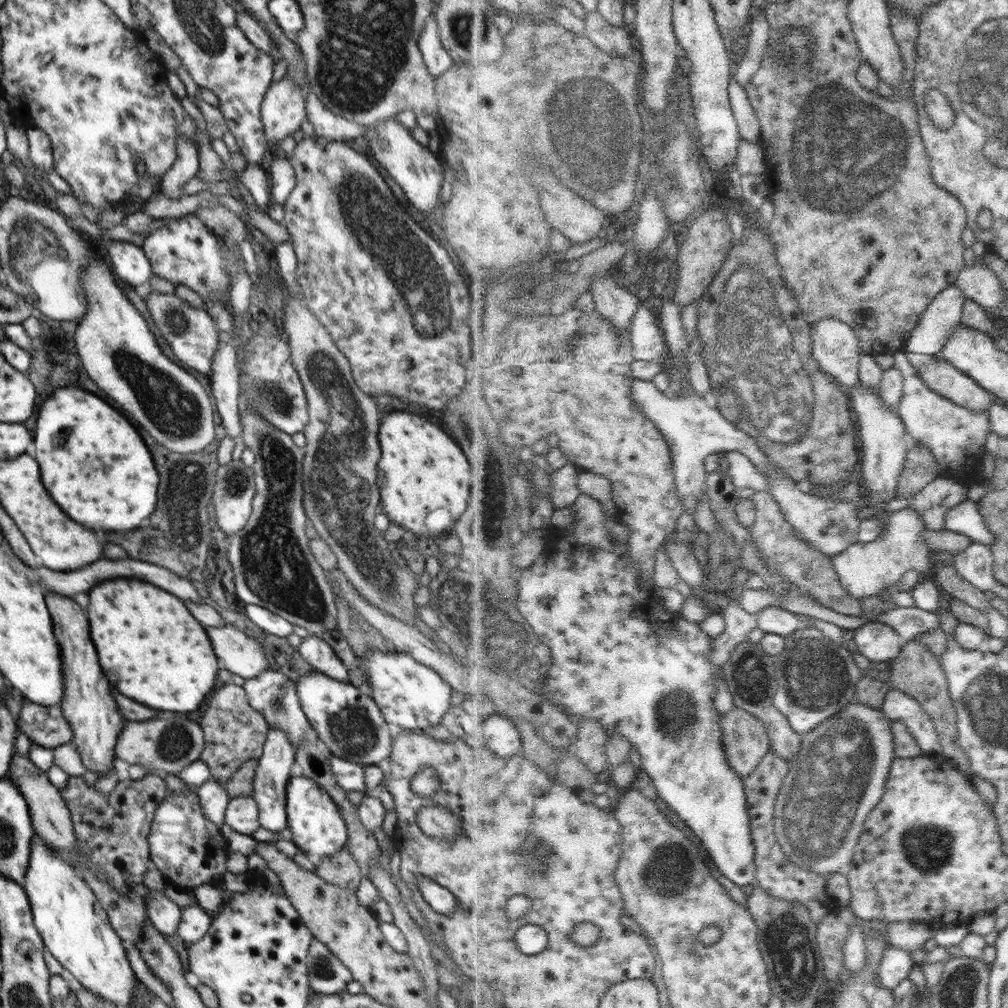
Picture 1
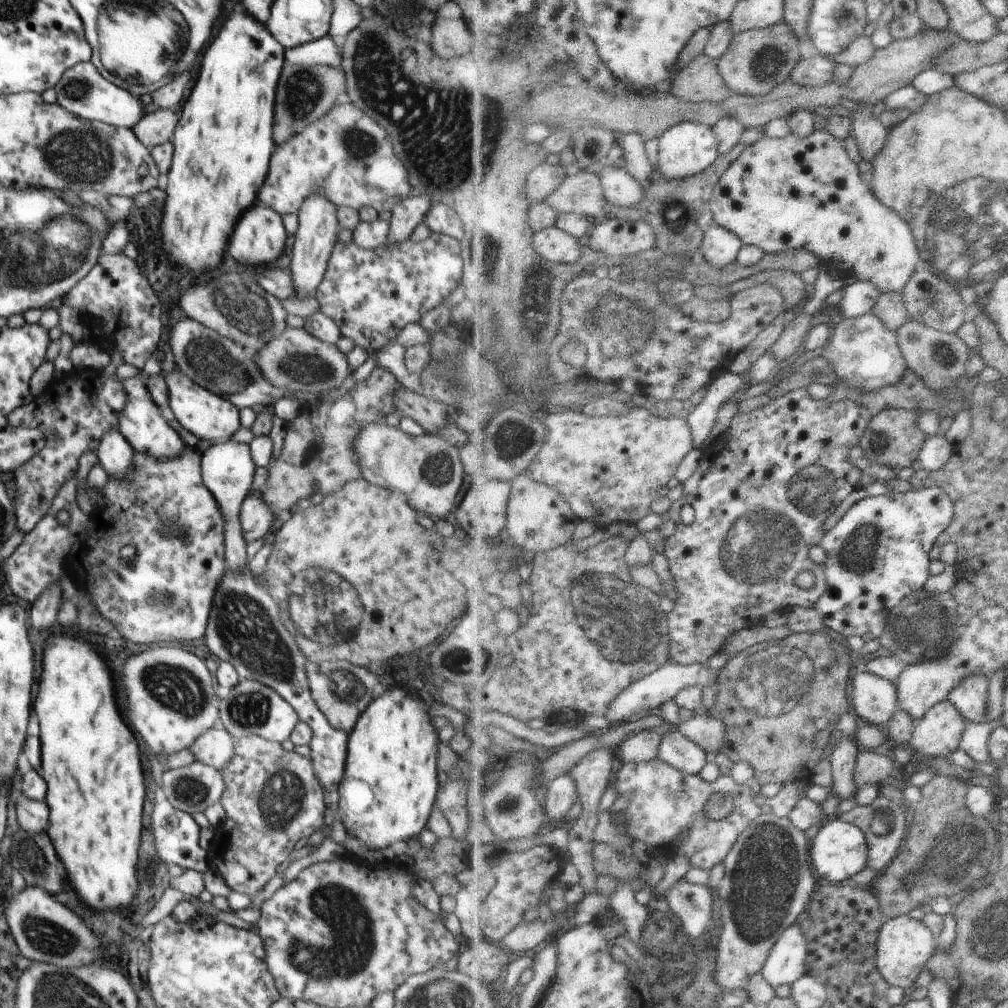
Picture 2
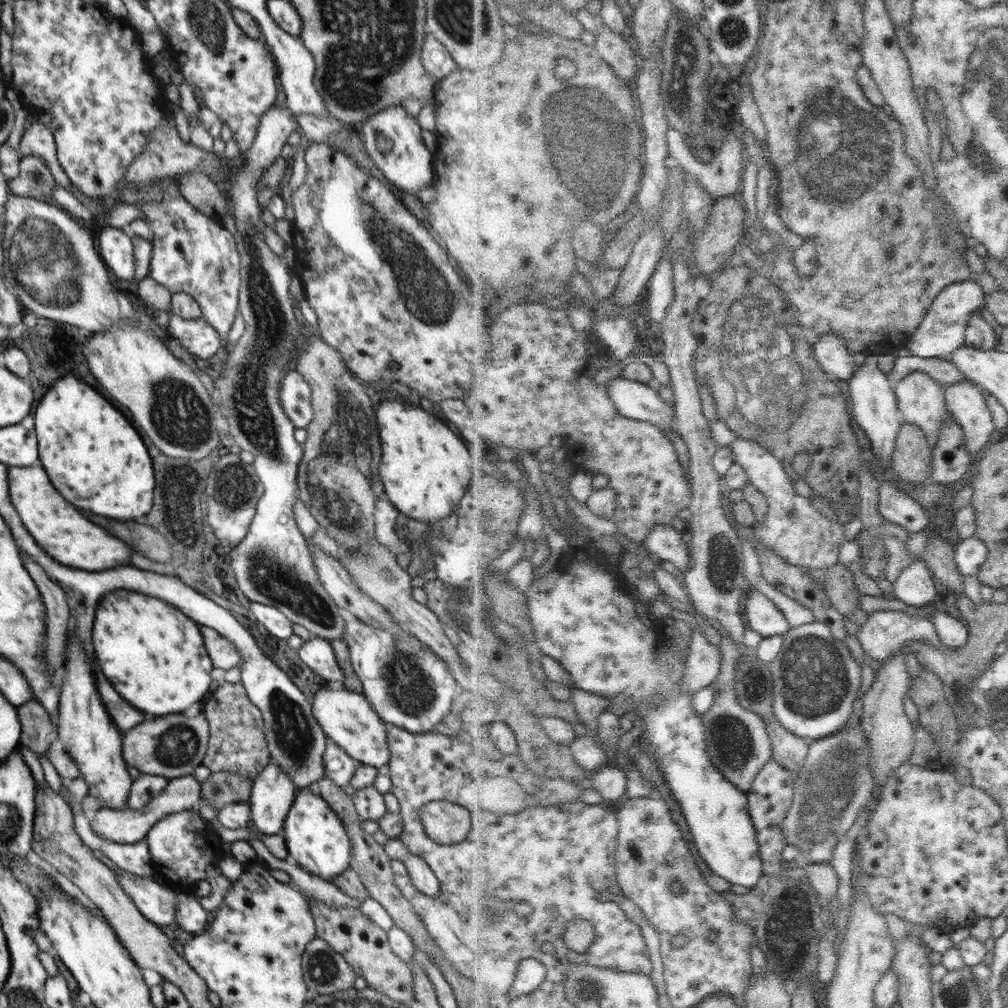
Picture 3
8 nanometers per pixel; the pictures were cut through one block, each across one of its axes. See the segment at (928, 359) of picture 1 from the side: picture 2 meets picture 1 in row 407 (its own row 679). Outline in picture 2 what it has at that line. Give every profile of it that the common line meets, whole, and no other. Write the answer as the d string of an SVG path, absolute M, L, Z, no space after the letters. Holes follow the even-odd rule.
M972 675L954 688L947 700L972 723L984 723L987 712L988 688L990 677Z

